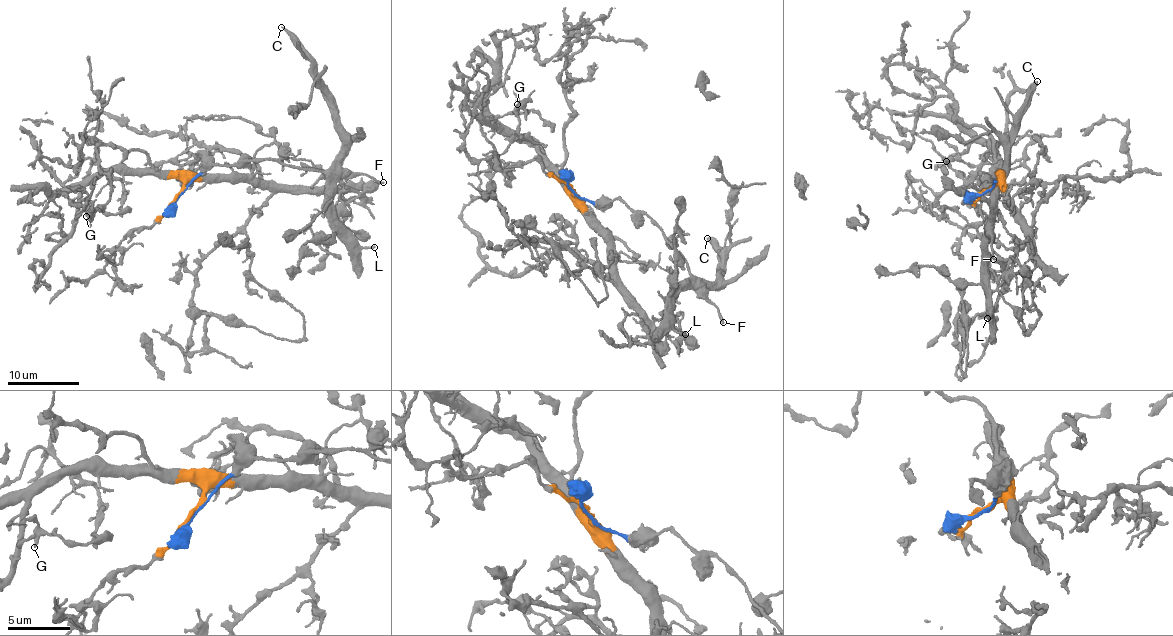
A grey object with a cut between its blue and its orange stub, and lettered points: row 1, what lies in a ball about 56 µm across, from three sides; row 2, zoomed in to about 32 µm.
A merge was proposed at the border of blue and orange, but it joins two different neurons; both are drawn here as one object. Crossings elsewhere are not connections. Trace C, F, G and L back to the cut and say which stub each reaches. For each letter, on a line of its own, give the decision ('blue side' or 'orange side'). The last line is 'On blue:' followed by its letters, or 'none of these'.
C: blue side
F: blue side
G: orange side
L: blue side
On blue: C, F, L

